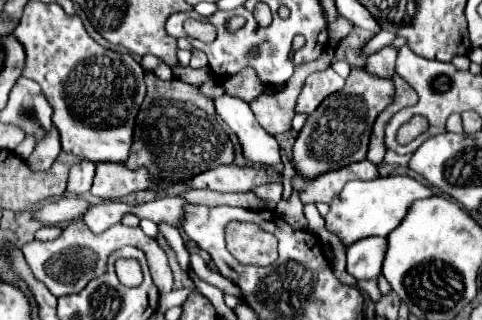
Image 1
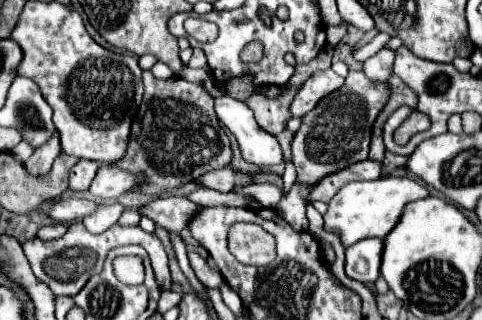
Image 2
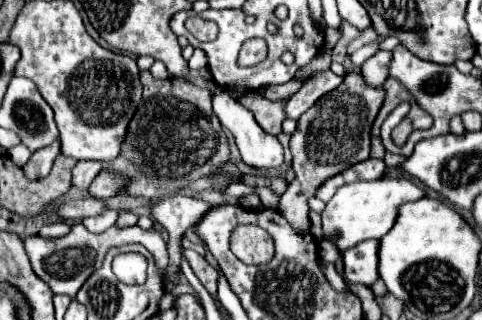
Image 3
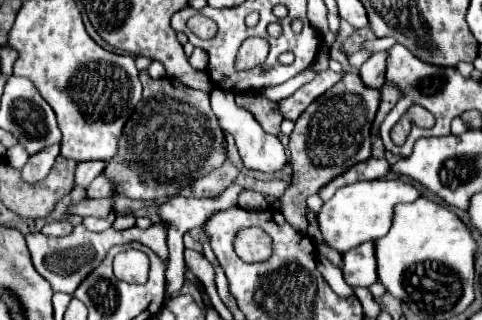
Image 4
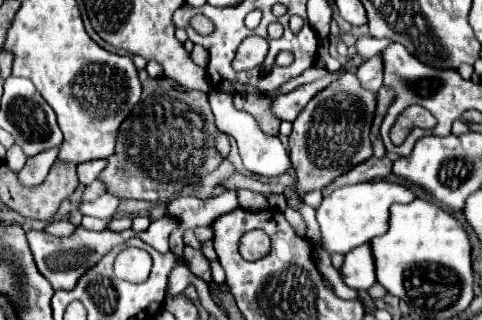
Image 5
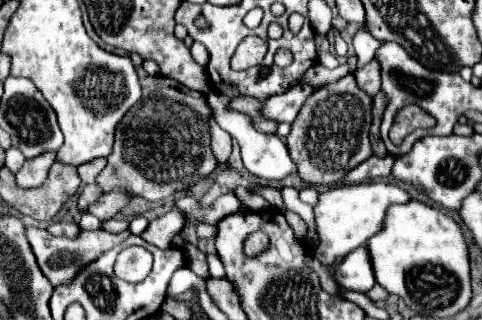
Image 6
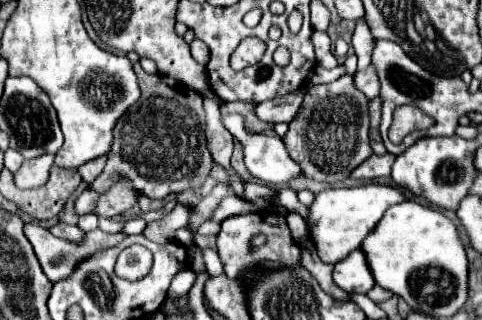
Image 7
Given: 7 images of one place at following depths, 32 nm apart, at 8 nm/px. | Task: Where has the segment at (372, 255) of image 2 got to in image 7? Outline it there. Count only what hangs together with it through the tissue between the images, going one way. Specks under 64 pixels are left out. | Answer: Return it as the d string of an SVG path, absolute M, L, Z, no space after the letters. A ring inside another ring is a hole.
M360 250L350 252L344 260L334 264L334 282L348 294L368 294L372 290L374 280Z

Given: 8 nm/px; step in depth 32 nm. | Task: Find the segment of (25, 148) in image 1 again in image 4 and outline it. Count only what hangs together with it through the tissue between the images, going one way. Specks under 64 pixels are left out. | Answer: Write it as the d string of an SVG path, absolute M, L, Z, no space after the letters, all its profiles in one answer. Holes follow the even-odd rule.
M16 144L7 150L5 157L13 168L21 170L28 161L29 154L21 144Z

